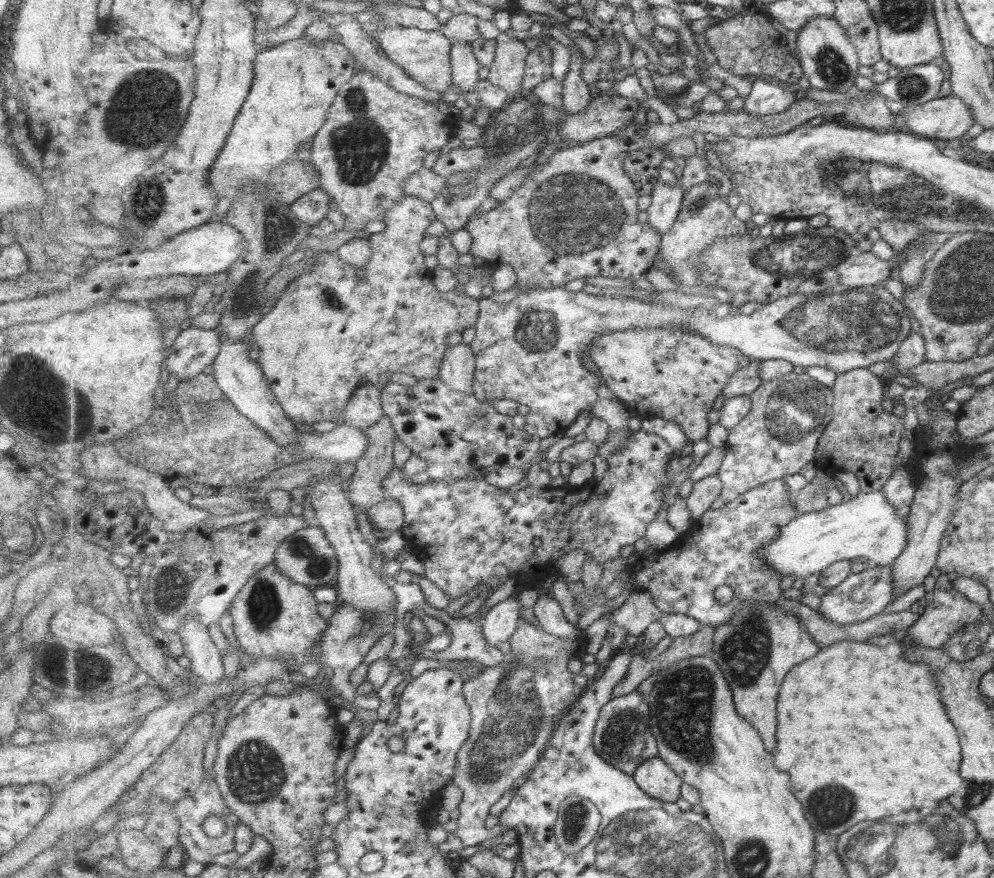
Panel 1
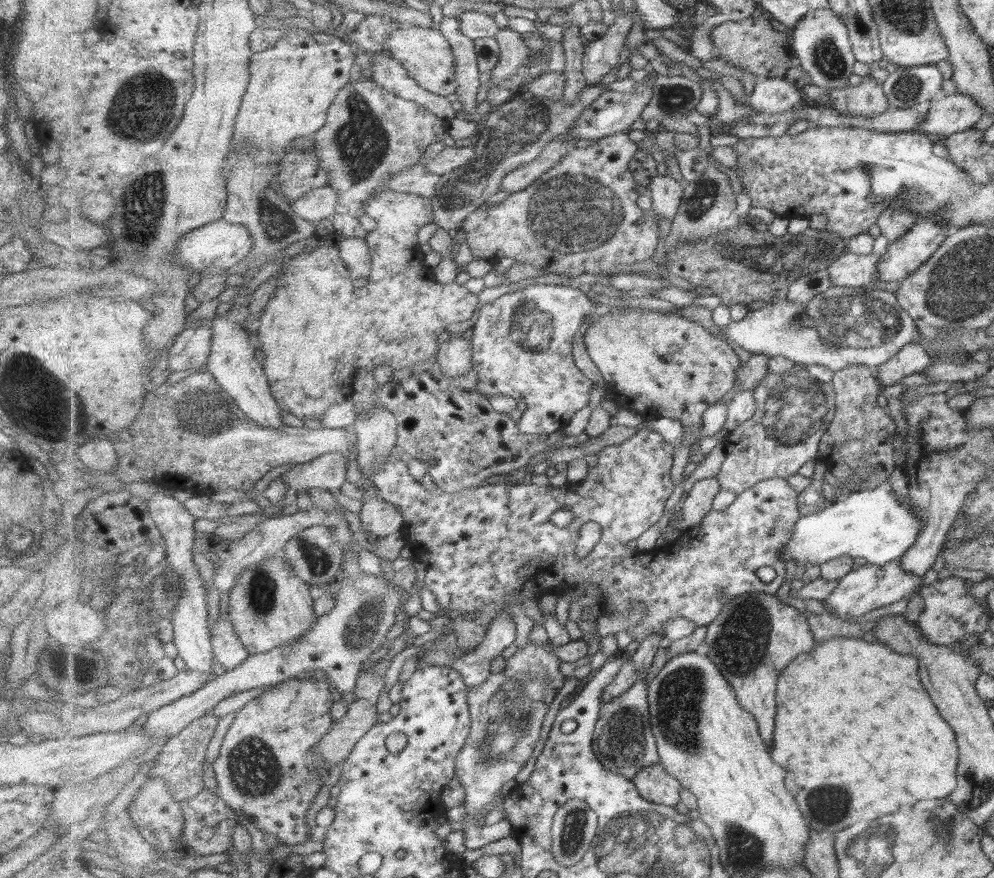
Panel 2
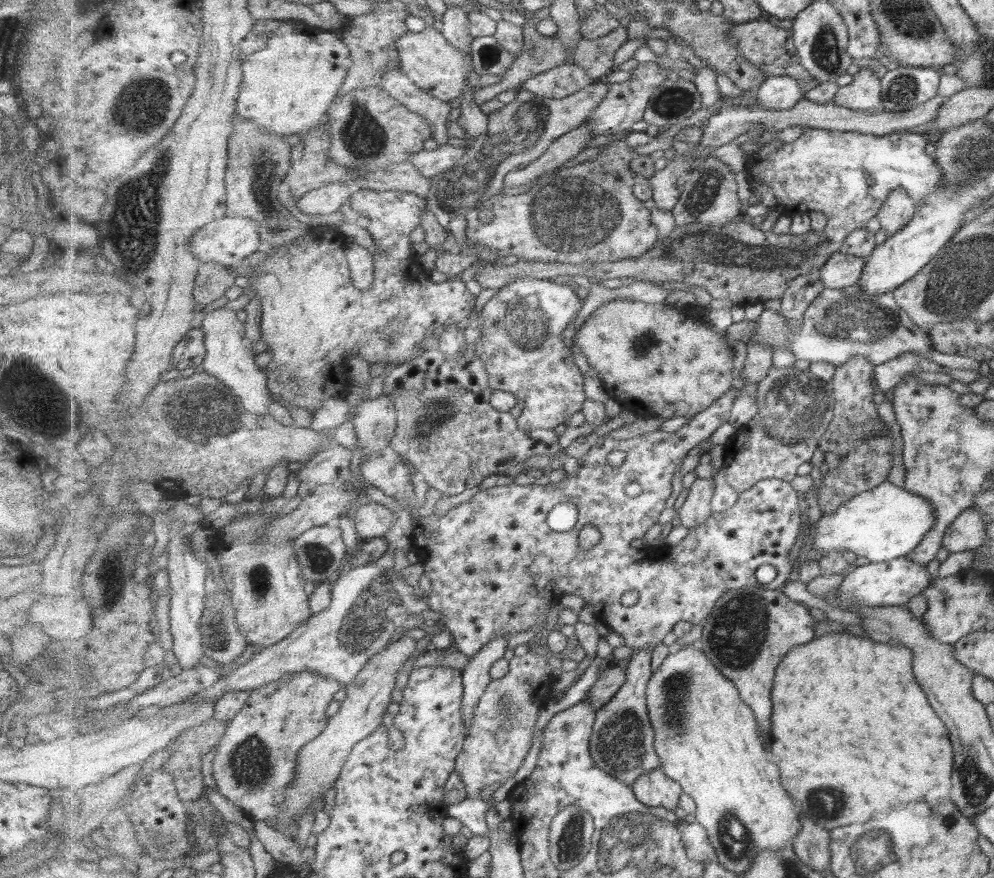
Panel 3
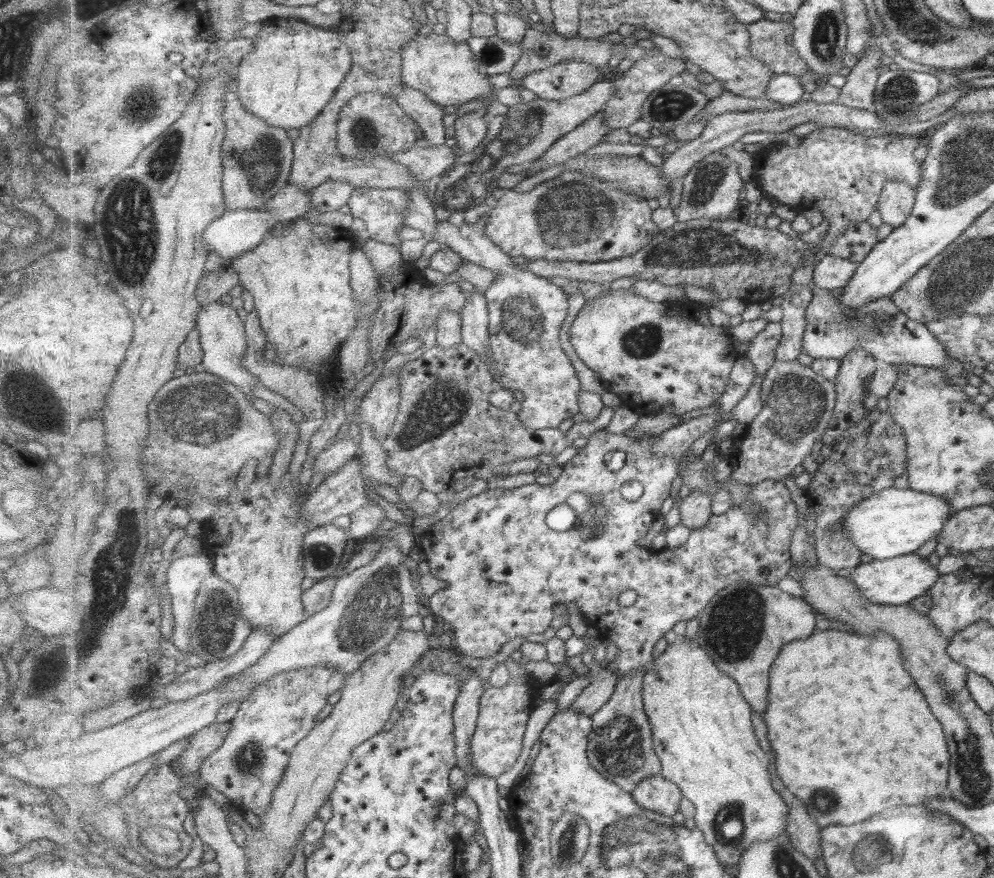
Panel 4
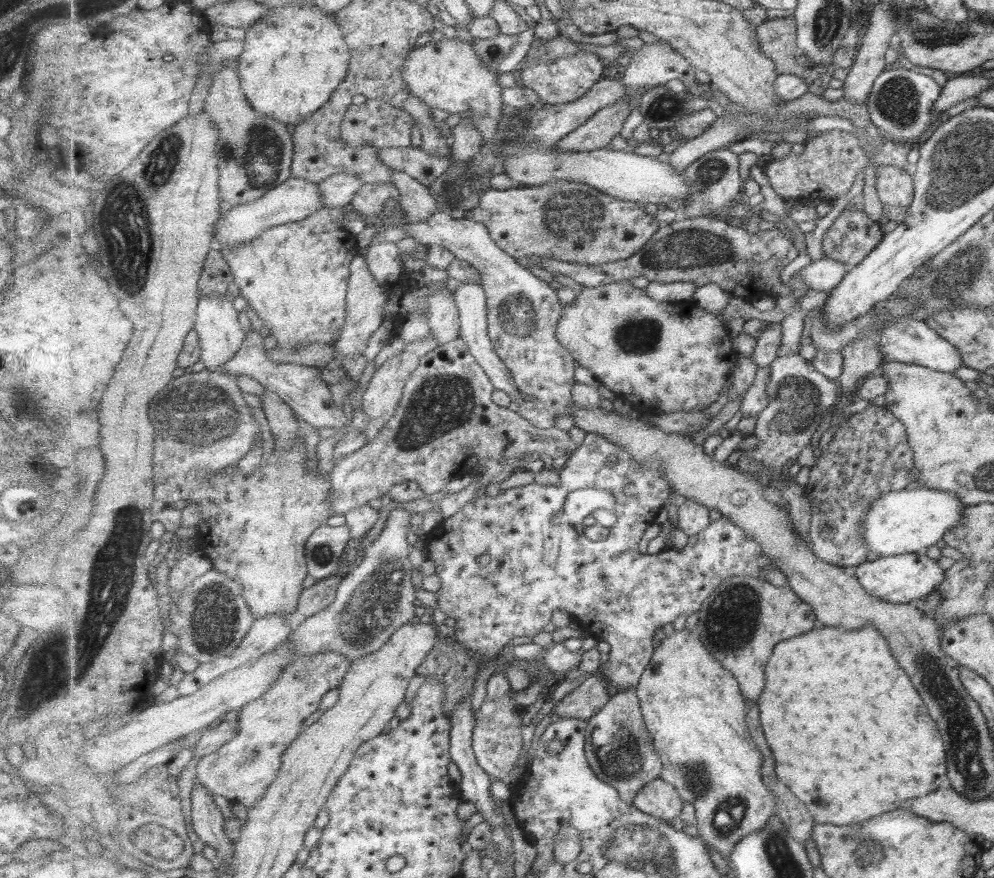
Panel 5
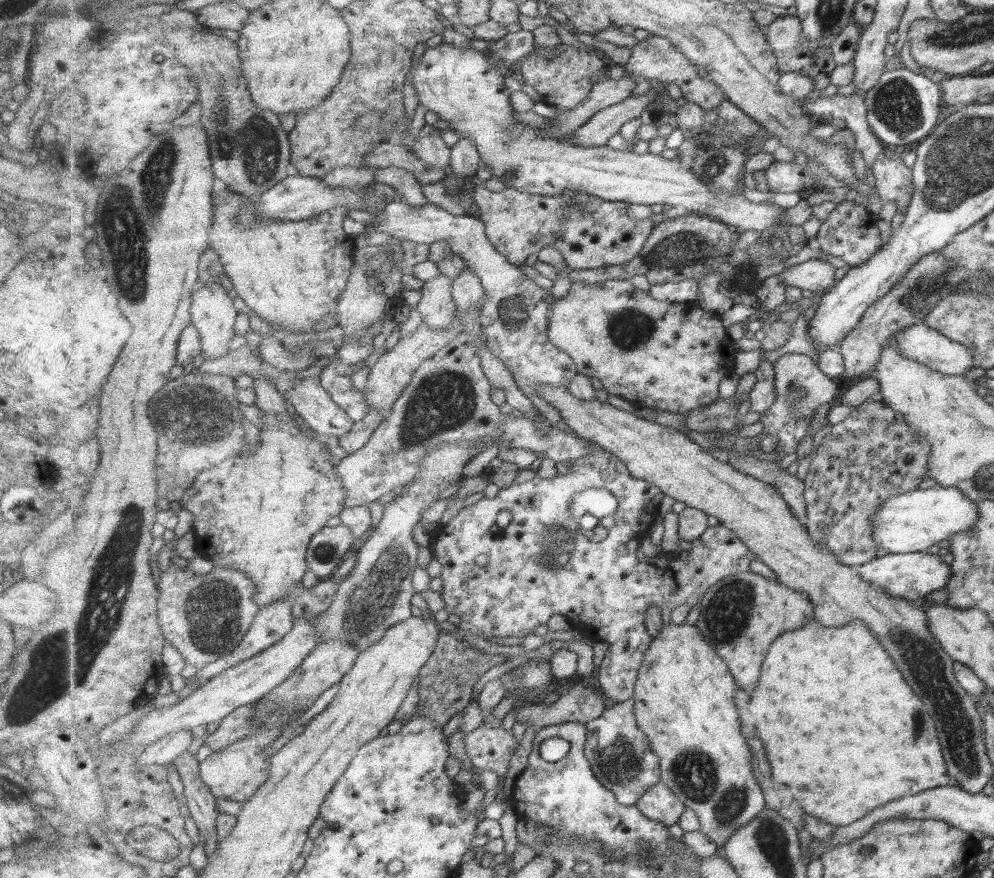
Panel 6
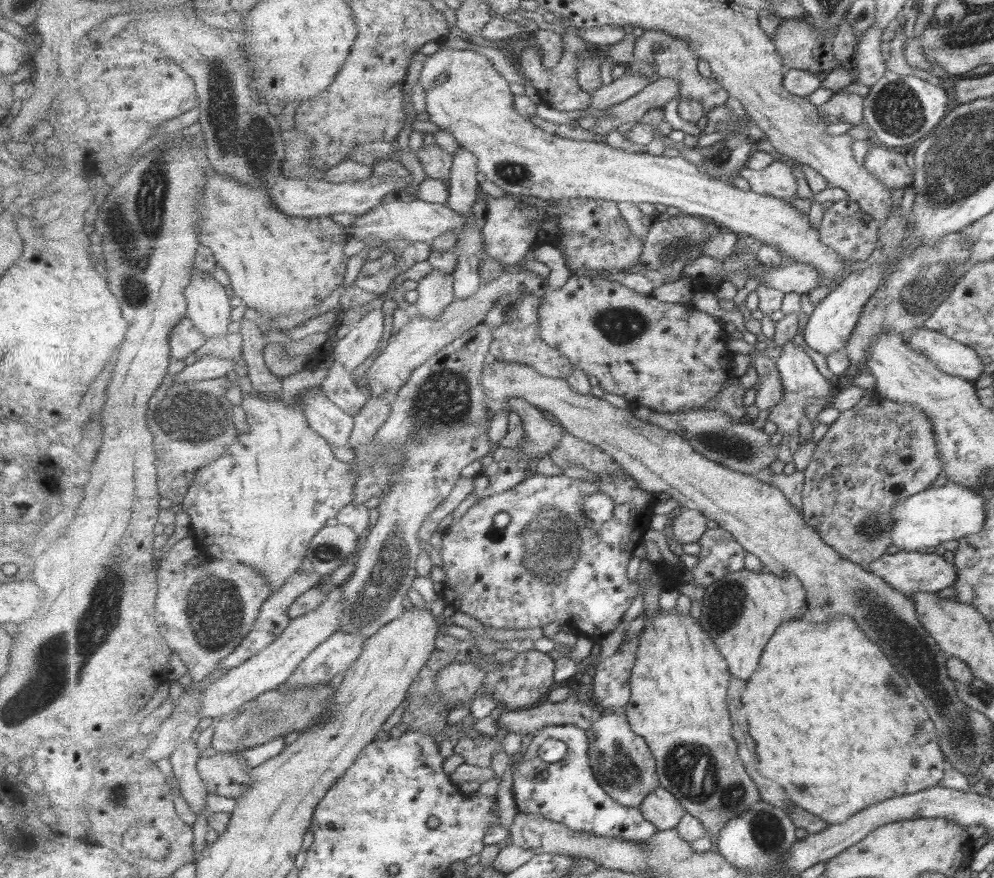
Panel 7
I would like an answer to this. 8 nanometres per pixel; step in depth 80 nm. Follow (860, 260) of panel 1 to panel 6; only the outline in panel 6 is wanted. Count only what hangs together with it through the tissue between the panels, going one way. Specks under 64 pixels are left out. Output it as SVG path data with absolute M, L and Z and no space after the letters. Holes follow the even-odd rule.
M829 260L801 261L797 266L779 274L780 282L785 286L796 286L803 290L823 290L835 286L837 268Z

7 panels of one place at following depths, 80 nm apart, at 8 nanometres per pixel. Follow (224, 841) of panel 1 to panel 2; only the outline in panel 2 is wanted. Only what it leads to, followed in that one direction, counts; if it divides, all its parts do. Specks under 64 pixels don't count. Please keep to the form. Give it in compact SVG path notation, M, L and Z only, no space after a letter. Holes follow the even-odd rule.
M203 789L194 799L182 801L179 804L181 806L181 812L183 812L183 820L185 820L183 841L187 852L192 853L194 856L207 856L207 854L227 853L234 846L233 833L234 828L238 825L237 820L235 820L235 815L237 814L221 799L217 791L213 795L207 789ZM205 826L213 826L213 828L216 828L215 835L210 839L203 839L199 836L199 832Z

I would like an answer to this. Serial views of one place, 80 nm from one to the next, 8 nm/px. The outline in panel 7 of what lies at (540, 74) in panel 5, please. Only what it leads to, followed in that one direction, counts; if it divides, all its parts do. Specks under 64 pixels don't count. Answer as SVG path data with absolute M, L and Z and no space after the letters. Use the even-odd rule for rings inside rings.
M575 24L563 25L564 32L561 35L563 58L555 68L543 66L543 52L535 42L529 44L520 54L520 66L525 77L529 79L531 86L536 90L541 102L547 103L551 108L559 111L586 110L592 103L592 95L585 92L577 80L578 62L585 53L597 51L600 46L588 43L578 35L578 27Z

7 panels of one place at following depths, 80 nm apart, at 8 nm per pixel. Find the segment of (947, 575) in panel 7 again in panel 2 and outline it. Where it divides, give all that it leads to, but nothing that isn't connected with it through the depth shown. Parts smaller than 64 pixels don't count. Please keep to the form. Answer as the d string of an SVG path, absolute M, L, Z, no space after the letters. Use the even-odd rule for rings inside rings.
M895 560L886 562L881 566L871 564L858 566L857 570L849 572L848 575L839 580L838 585L826 599L832 608L833 615L842 619L857 618L869 610L909 599L921 586L921 579L917 575L905 571L899 560Z

